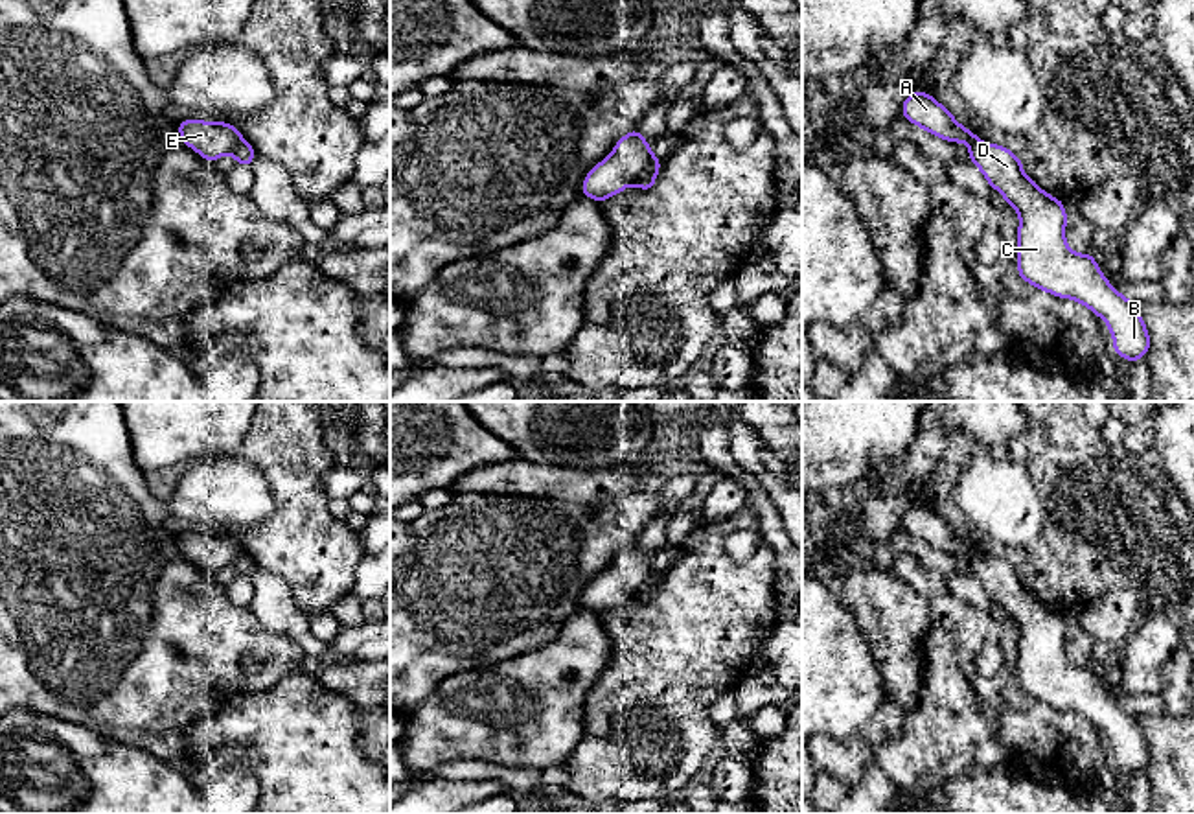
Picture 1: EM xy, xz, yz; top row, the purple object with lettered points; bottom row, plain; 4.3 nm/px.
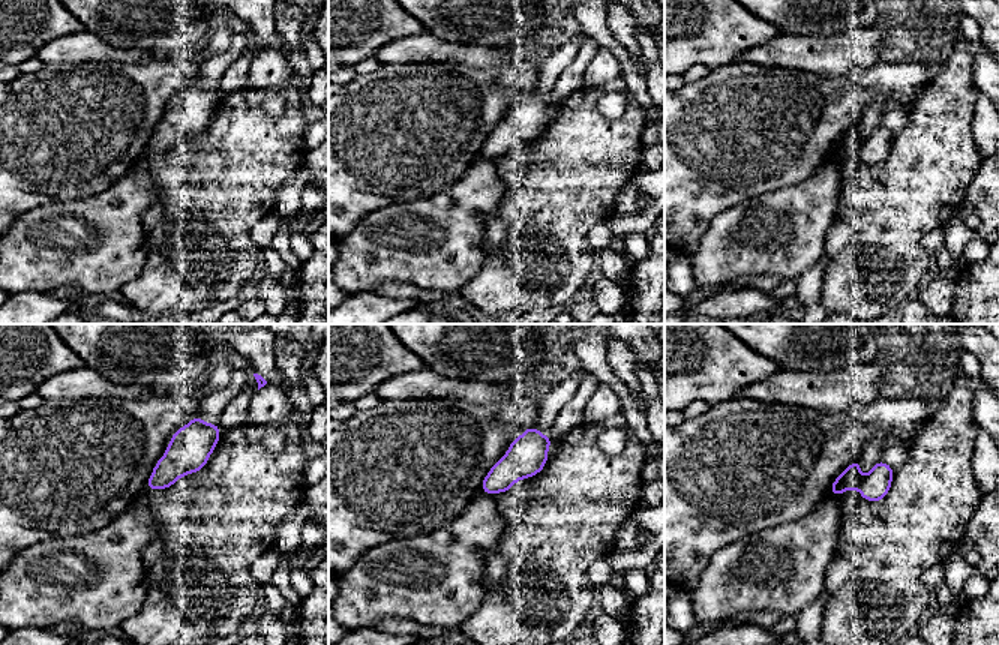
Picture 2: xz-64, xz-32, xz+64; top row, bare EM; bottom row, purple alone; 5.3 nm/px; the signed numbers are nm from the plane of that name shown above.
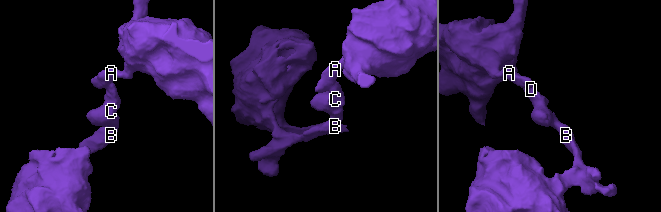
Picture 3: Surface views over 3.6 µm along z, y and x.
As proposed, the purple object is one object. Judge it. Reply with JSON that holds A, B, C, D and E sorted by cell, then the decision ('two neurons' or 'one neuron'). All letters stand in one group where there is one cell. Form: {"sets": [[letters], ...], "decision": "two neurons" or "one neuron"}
{"sets": [["A", "E"], ["B", "C", "D"]], "decision": "two neurons"}

